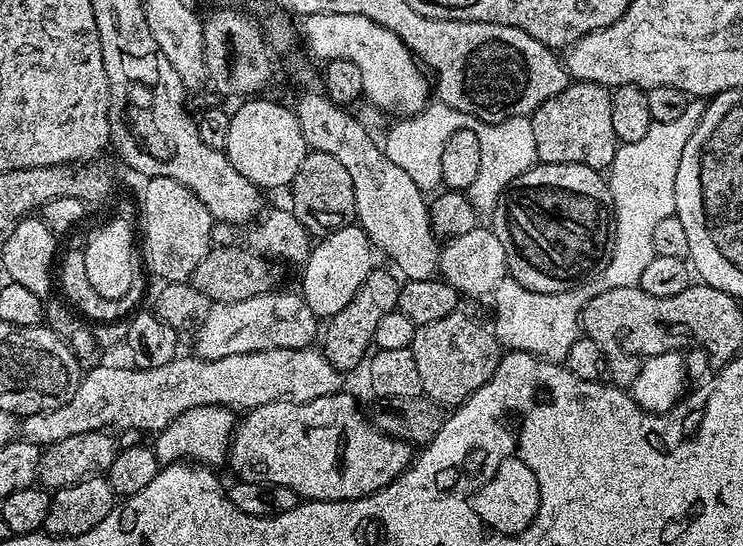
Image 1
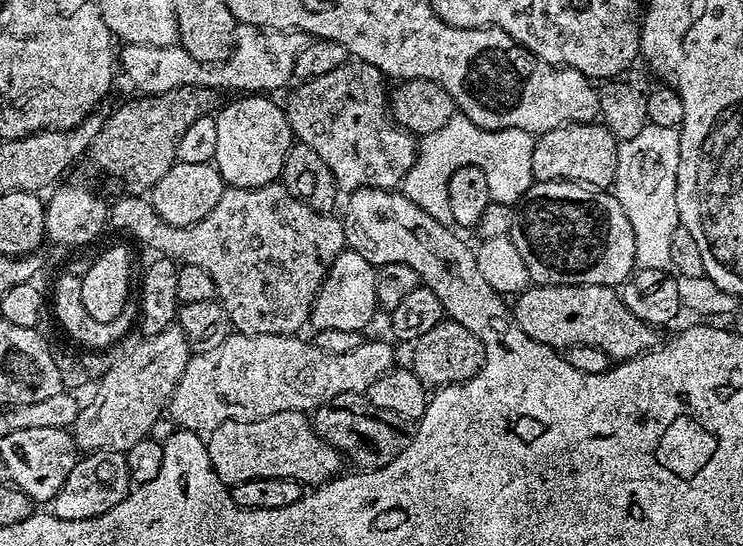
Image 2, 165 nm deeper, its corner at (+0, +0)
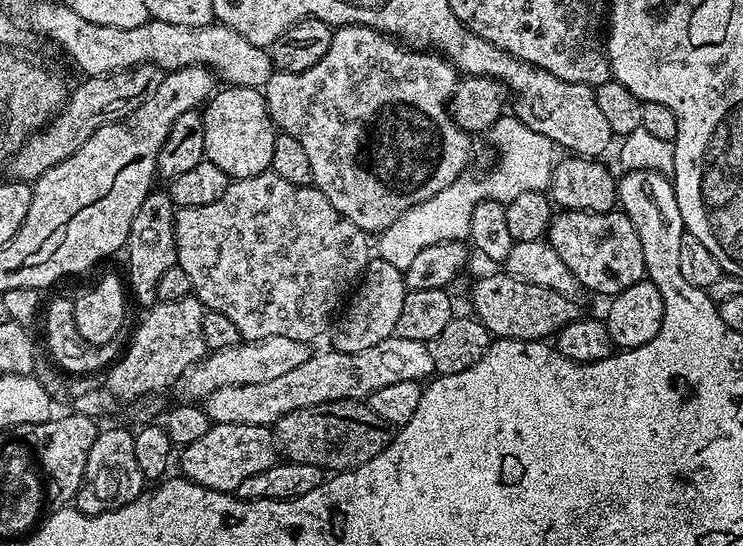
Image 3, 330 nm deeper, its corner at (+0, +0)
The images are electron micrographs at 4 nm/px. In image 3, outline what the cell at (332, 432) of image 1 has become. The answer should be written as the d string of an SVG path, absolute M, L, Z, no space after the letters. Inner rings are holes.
M213 424L206 435L198 442L190 442L183 445L181 454L178 456L179 475L185 480L194 482L203 488L209 488L215 492L235 493L238 486L242 486L245 478L250 474L258 474L258 470L266 470L278 463L278 447L274 439L274 432L271 427L262 424Z

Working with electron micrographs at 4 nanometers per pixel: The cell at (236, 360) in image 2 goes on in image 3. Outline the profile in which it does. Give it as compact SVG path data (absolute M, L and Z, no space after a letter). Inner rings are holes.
M393 334L378 345L357 353L317 351L306 362L302 362L298 370L281 374L279 378L274 378L274 382L258 382L250 386L222 386L204 397L202 406L213 424L272 426L284 415L303 407L318 406L320 403L335 400L363 401L370 394L374 394L374 390L382 390L382 386L411 380L424 382L435 372L434 358L430 358L430 350L425 341Z

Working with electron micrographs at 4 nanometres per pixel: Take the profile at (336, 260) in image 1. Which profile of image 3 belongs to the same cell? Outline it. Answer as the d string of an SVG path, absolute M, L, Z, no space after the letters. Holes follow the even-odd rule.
M379 256L369 259L365 268L360 287L362 286L362 298L351 302L346 314L335 321L331 347L333 351L340 353L357 353L360 350L370 349L376 346L386 337L396 331L399 311L405 302L405 294L408 289L405 286L403 271L386 262Z

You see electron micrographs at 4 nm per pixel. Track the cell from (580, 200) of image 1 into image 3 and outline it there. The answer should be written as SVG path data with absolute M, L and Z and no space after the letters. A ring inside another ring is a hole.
M557 211L548 227L546 239L558 252L558 258L566 262L581 289L589 288L600 296L611 298L645 279L642 242L638 242L638 230L634 230L630 218L623 211Z

